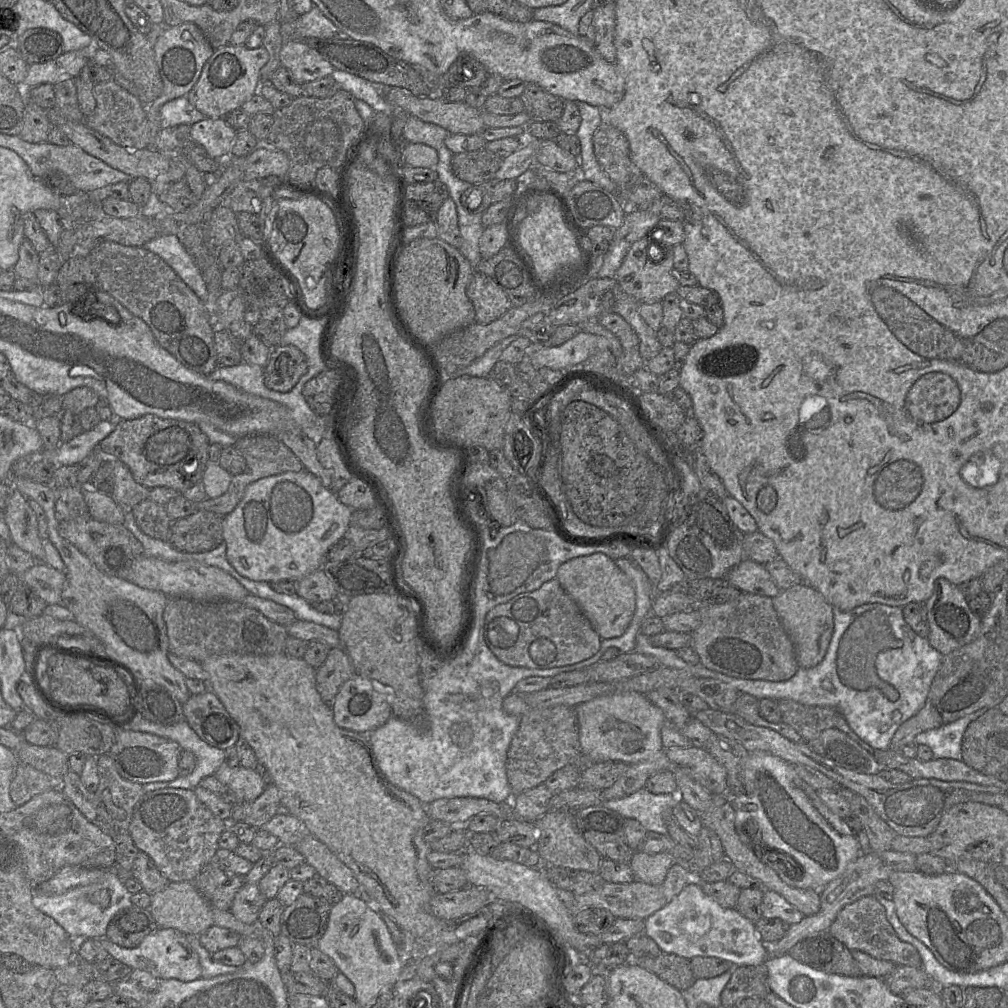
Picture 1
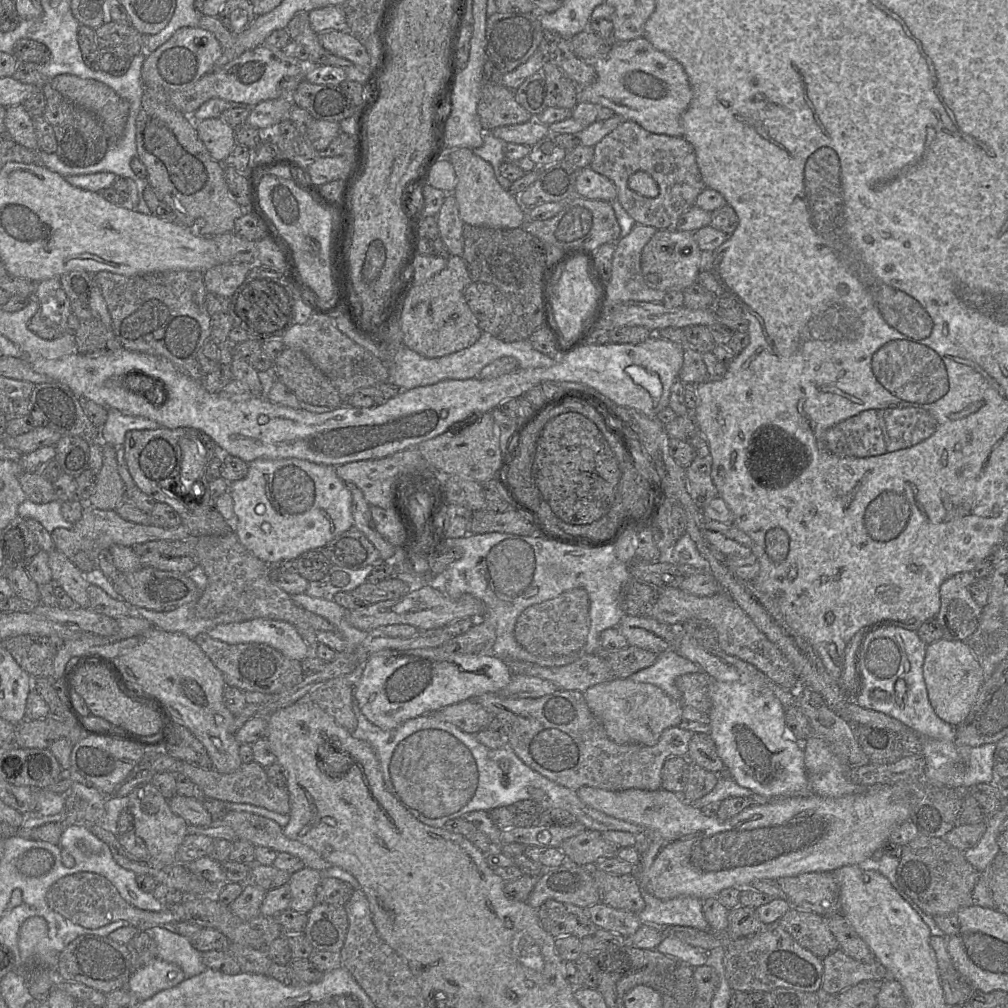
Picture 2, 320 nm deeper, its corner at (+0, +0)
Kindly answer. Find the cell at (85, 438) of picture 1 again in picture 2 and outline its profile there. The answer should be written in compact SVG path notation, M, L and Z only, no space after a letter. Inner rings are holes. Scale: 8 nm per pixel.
M108 408L107 413L107 419L100 427L100 439L103 443L115 448L124 445L128 431L161 427L158 422L152 419L125 414L115 408Z

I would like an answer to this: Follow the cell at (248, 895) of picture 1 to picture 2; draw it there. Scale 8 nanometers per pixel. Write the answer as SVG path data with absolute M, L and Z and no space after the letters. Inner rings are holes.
M80 872L61 878L49 888L46 899L52 910L74 924L88 929L97 929L119 920L129 922L140 931L150 932L153 927L158 926L187 938L205 929L181 919L169 907L160 912L153 912L132 906L121 897L107 878L92 872Z

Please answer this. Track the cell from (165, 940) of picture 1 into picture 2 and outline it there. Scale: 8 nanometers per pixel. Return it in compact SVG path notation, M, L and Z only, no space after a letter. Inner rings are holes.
M157 957L146 966L133 971L127 989L140 1001L144 1001L162 990L177 986L184 979L185 975L178 965Z

